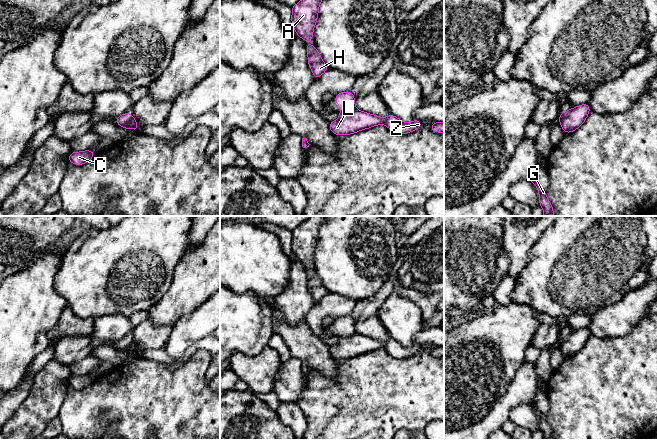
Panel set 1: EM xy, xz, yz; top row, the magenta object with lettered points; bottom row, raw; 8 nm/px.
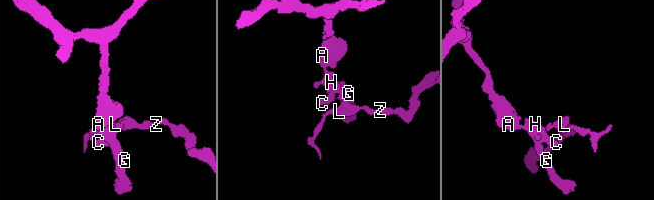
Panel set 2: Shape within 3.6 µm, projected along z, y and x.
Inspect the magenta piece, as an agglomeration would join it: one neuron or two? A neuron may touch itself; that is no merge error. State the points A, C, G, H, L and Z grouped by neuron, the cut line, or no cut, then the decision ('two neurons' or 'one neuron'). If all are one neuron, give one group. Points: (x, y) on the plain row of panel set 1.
A C G H / L Z; cut in xz along (355, 332), (349, 336), (340, 337); two neurons

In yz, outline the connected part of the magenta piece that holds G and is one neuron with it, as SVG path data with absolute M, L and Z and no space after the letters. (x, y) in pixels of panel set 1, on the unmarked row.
M531 401L530 405L536 410L539 417L539 429L544 435L544 440L555 440L553 436L553 431L546 420L546 414L543 414L537 407L535 401Z

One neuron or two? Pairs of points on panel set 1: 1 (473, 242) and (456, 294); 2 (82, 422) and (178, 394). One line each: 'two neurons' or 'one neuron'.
1: one neuron
2: one neuron

